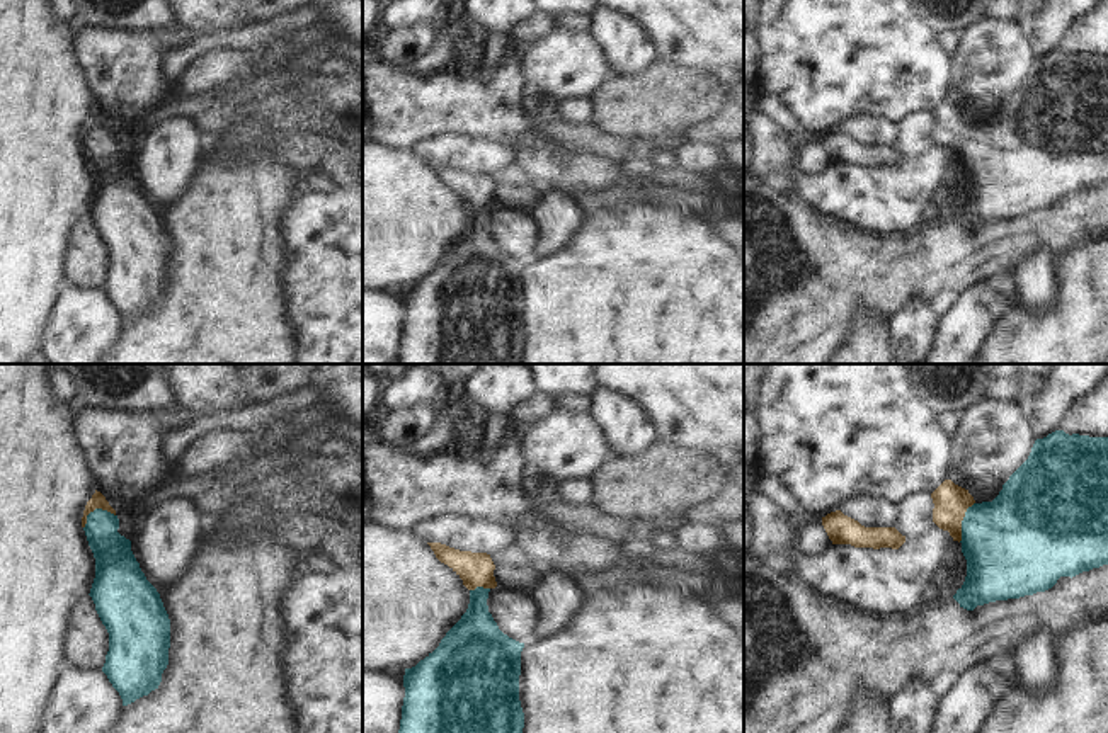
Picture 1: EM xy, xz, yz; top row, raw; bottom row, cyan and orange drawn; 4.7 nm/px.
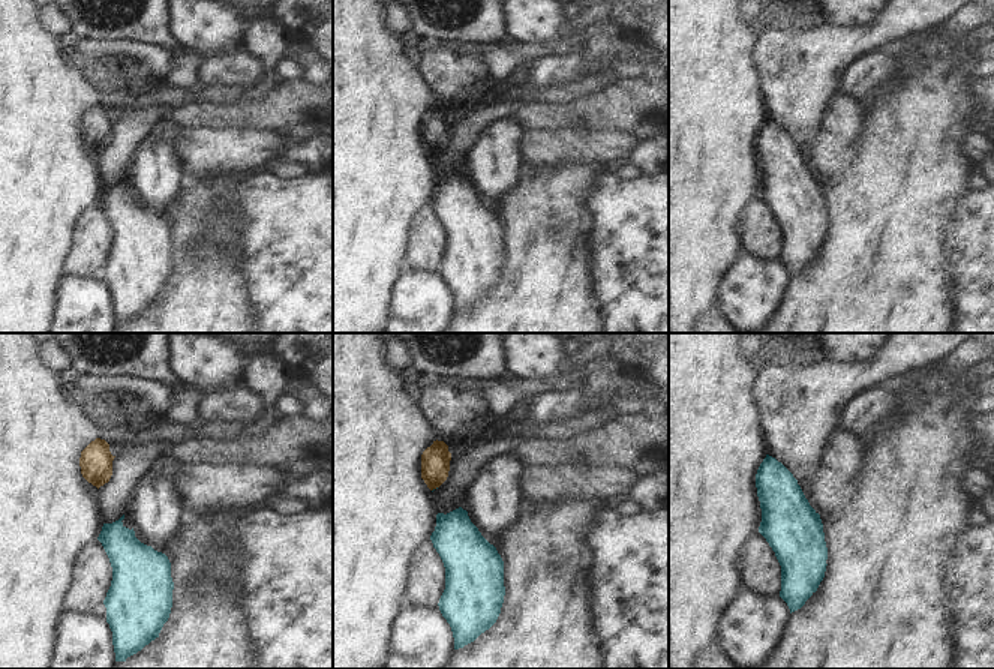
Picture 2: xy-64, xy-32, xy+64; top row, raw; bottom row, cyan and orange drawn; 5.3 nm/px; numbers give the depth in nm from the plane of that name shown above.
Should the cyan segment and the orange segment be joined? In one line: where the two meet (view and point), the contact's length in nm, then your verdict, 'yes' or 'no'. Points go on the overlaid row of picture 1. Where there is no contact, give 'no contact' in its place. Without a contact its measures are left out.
yz (962, 522) | 200 nm | yes

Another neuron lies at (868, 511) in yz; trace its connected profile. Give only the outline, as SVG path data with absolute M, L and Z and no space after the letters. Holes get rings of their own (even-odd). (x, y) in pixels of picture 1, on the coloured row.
M856 497L848 500L841 512L865 527L894 527L900 515L900 507L875 497Z

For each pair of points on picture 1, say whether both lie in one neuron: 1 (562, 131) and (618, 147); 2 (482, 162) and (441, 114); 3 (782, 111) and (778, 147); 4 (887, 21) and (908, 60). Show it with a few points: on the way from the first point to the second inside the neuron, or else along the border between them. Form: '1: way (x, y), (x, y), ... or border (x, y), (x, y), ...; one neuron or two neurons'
1: way (576, 138), (588, 138), (605, 145); one neuron
2: border (421, 140), (431, 135), (470, 135), (499, 147); two neurons
3: border (761, 109), (800, 140); two neurons
4: way (887, 31), (887, 39), (897, 50); one neuron

